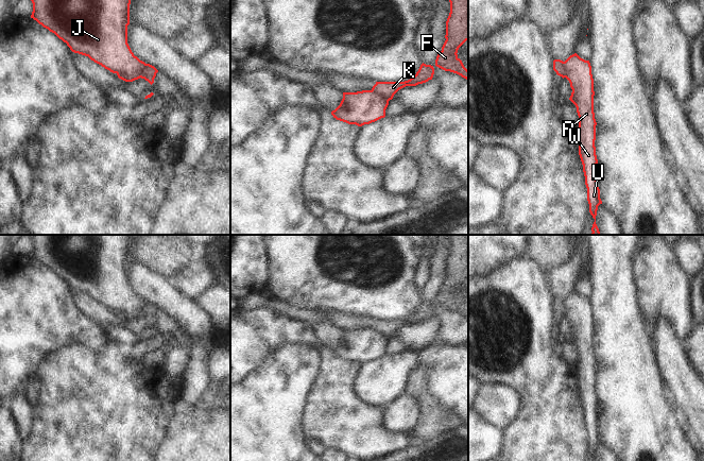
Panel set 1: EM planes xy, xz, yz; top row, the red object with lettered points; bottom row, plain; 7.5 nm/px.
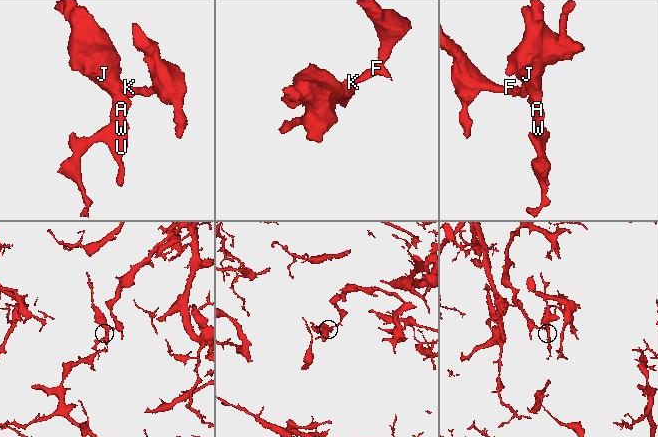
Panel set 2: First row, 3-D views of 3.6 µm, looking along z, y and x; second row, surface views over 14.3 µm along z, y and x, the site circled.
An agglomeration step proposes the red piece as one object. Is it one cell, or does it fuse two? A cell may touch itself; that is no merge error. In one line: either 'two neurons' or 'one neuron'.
two neurons

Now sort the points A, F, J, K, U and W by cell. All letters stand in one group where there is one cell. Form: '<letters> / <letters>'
A J U W / F K

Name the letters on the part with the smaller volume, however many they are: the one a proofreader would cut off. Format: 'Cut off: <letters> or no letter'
Cut off: A, J, U, W

